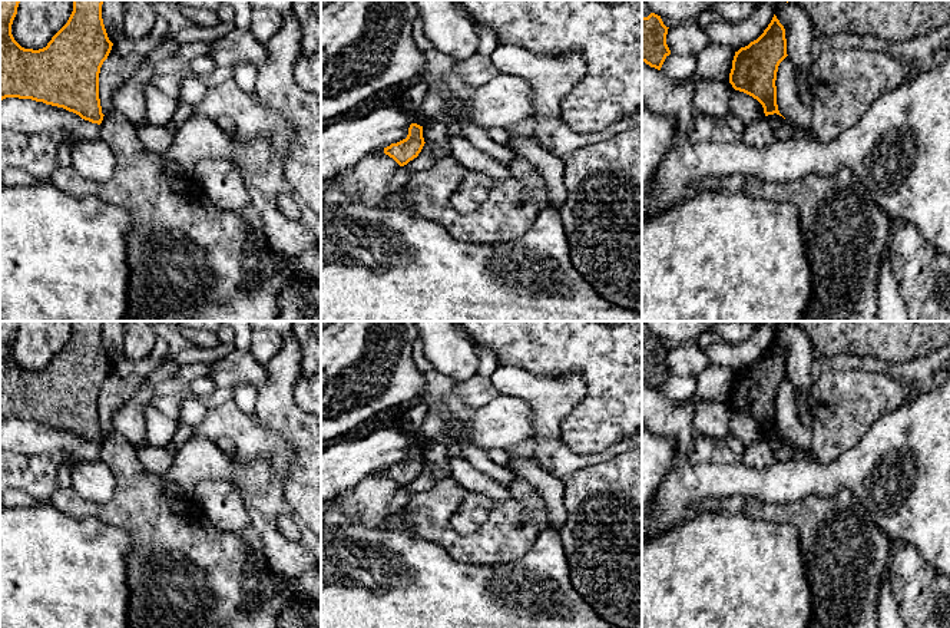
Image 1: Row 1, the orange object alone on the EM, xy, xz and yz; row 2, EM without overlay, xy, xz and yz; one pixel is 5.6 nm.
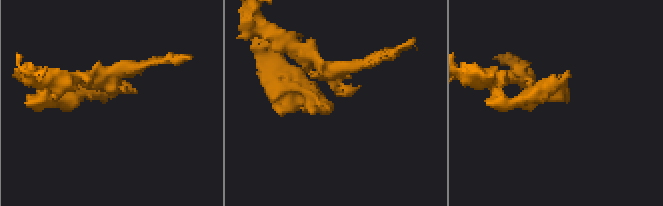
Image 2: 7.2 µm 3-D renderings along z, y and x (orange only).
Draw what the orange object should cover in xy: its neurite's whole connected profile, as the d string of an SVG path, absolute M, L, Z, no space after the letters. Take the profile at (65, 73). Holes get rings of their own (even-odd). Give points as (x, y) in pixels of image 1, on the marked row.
M0 0L0 100L32 99L63 108L85 120L100 125L105 115L99 99L99 73L113 46L102 19L105 0L72 1L73 11L67 23L46 47L33 50L21 47L11 34L20 0Z

